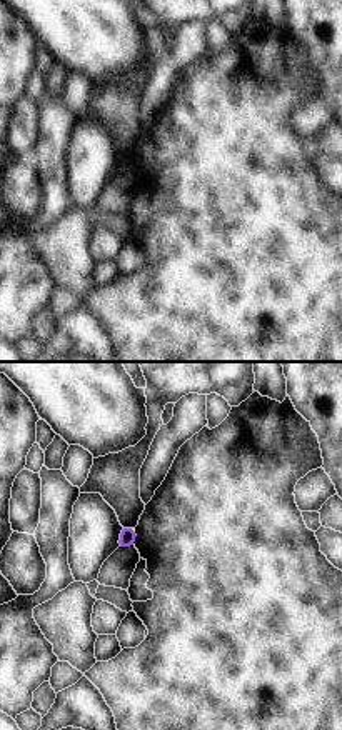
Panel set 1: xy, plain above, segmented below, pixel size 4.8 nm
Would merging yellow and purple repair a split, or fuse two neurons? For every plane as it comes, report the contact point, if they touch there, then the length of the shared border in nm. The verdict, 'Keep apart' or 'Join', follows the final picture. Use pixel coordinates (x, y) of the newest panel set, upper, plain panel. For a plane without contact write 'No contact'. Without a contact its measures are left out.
No contact

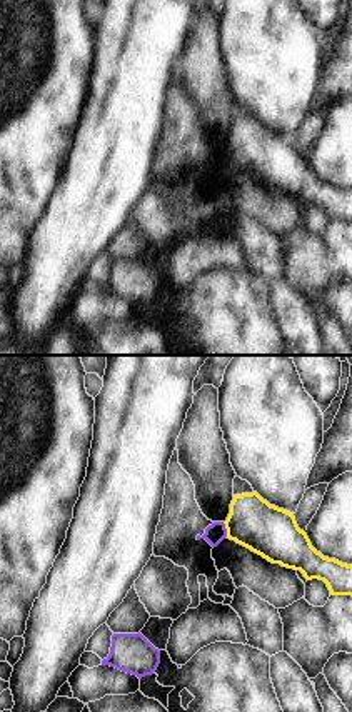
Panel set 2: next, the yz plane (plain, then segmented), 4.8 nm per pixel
Touches yellow at (226, 154). Shared border 80 nm

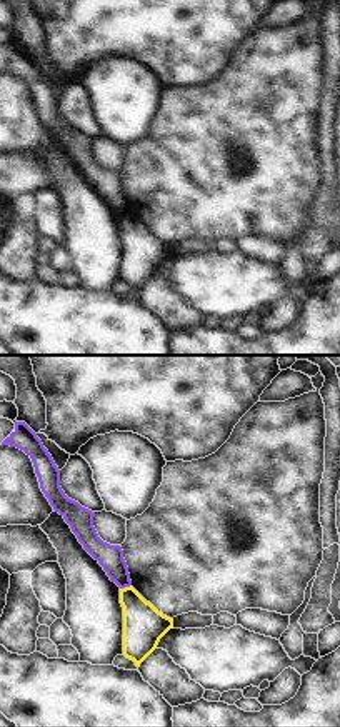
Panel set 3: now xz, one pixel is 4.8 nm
Touches yellow at (125, 214). Shared border 60 nm

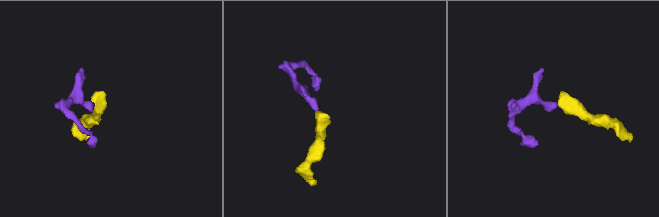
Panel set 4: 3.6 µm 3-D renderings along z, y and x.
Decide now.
Keep apart

